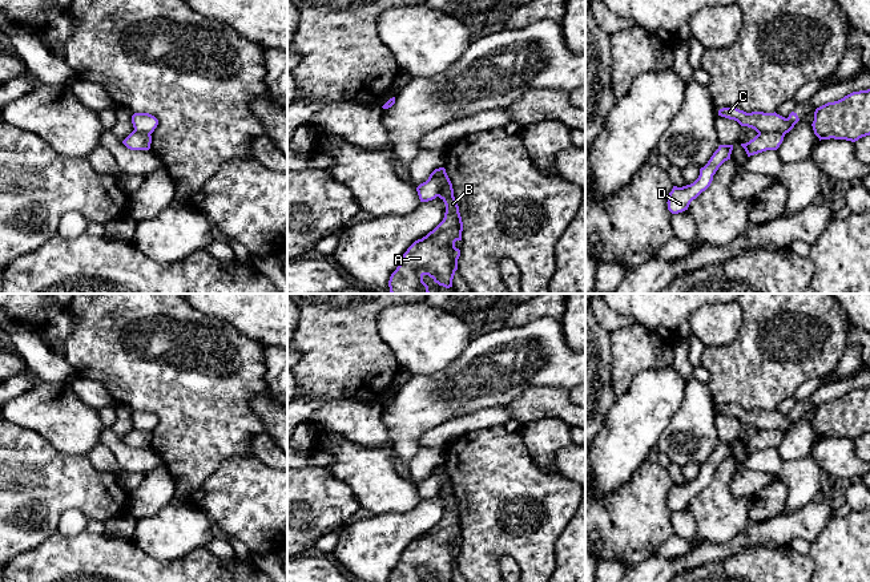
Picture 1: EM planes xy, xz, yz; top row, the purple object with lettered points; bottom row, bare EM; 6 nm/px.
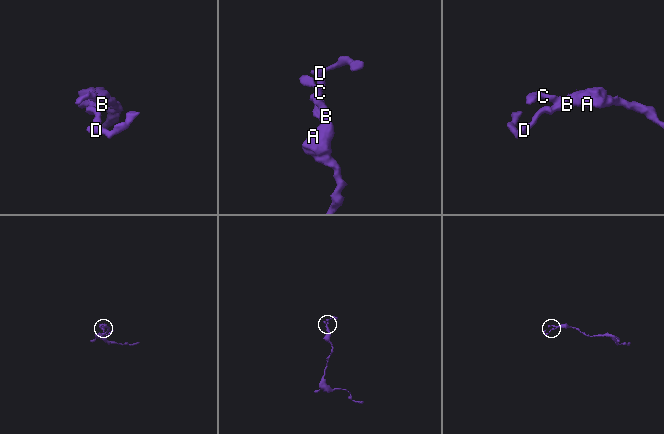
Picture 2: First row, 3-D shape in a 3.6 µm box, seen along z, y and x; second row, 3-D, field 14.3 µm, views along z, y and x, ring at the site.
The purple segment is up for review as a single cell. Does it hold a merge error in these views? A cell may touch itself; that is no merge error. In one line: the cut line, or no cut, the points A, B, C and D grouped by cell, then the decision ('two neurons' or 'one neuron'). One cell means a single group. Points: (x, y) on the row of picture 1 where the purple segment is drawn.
yz (758, 132), (785, 133) | A B C / D | two neurons

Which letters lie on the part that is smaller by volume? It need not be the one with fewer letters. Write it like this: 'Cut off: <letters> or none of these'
Cut off: D

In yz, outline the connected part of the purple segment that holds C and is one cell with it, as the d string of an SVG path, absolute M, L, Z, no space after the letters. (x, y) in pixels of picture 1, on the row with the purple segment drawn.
M722 108L718 110L718 116L734 120L741 126L754 129L757 133L782 132L789 133L794 125L790 125L788 118L774 113L752 112L746 113L737 108Z

